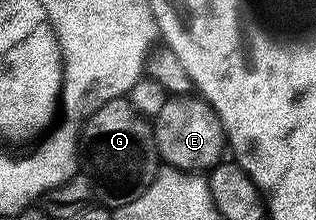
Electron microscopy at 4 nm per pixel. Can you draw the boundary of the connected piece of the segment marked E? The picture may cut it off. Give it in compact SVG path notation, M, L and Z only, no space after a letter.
M196 93L173 94L154 117L156 152L169 168L207 173L226 155L226 136L218 113Z

